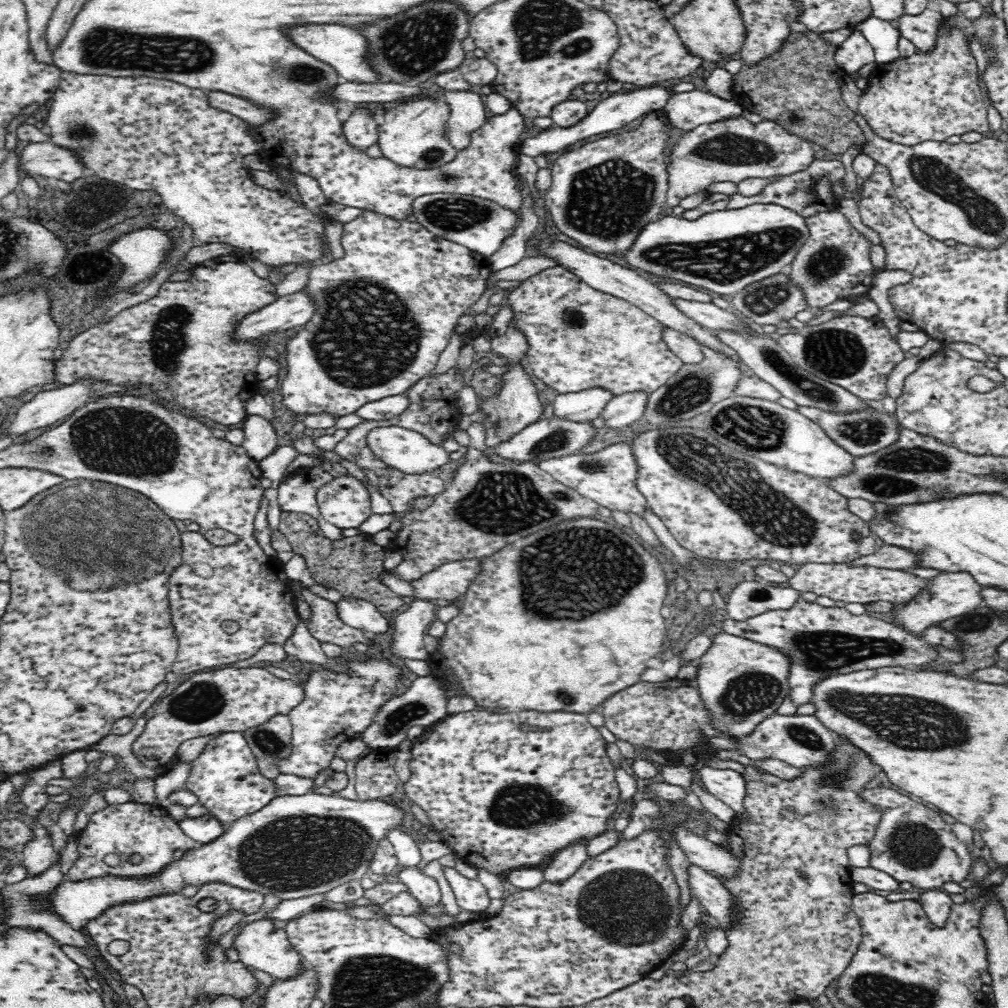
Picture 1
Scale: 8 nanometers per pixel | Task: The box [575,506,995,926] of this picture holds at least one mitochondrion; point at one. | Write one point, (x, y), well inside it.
(908, 723)

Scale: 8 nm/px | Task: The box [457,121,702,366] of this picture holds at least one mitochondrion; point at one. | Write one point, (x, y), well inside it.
(605, 202)

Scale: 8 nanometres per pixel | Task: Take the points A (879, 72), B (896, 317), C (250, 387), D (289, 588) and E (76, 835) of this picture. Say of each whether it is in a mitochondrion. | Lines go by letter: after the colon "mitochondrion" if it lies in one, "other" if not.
A: other
B: other
C: other
D: other
E: other

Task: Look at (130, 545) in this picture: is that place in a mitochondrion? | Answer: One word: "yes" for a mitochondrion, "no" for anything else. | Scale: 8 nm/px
yes

